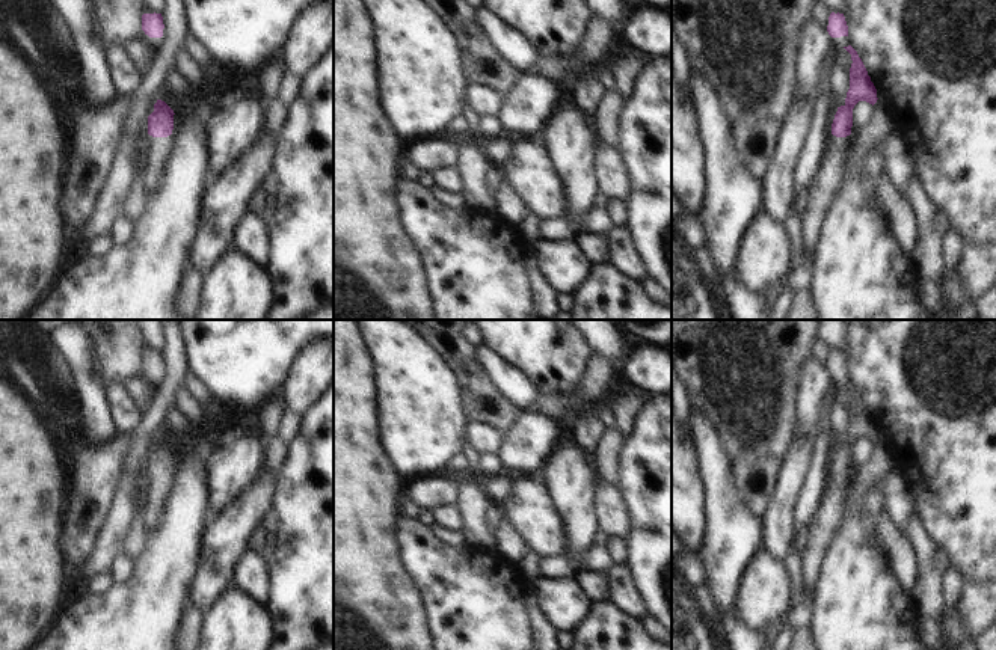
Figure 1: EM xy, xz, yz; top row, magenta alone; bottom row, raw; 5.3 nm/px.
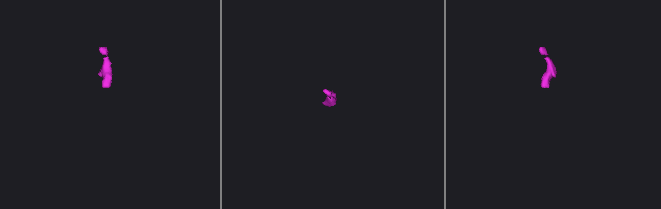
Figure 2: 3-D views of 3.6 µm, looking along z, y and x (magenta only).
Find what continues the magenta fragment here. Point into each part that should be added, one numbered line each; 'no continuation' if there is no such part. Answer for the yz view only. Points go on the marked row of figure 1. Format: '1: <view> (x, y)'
1: yz (844, 41)
2: yz (830, 175).

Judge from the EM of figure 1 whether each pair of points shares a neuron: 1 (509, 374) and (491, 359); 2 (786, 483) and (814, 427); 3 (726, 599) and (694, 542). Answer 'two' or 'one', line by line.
1: one
2: two
3: two

